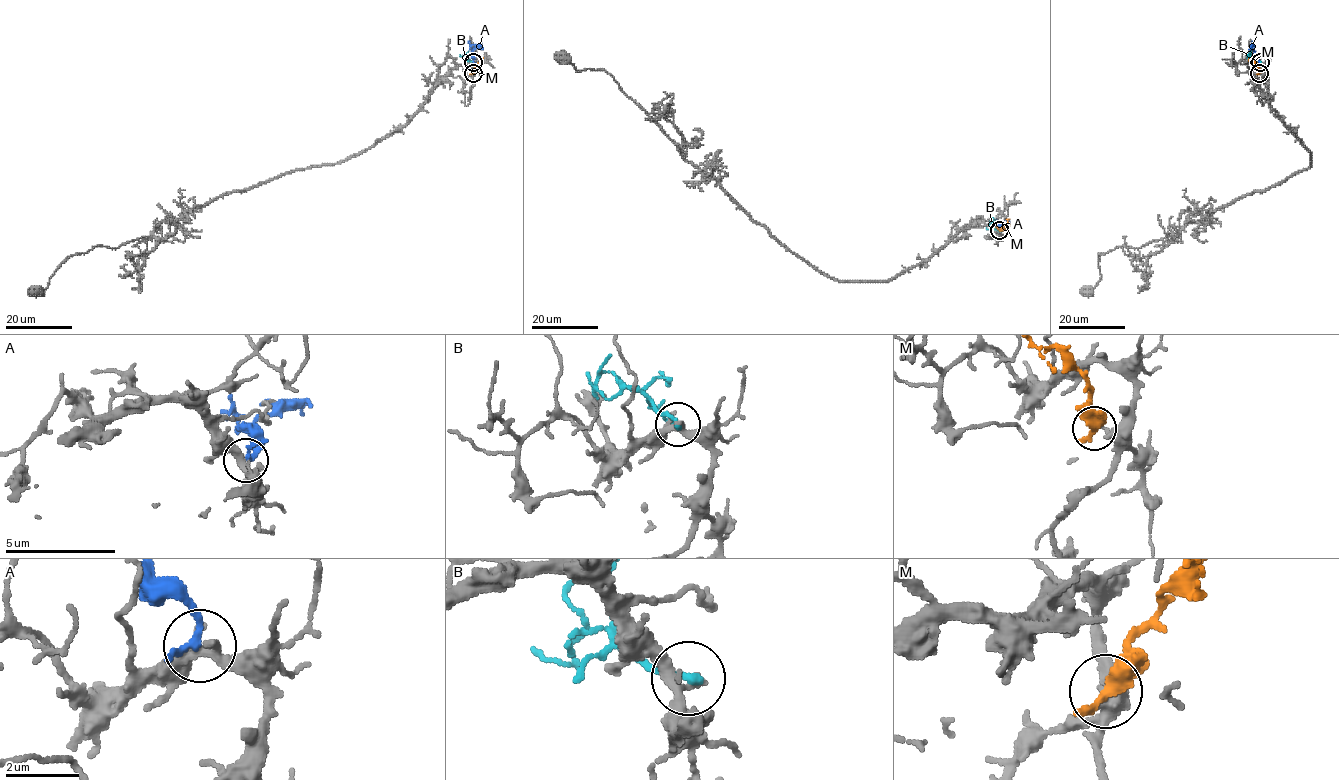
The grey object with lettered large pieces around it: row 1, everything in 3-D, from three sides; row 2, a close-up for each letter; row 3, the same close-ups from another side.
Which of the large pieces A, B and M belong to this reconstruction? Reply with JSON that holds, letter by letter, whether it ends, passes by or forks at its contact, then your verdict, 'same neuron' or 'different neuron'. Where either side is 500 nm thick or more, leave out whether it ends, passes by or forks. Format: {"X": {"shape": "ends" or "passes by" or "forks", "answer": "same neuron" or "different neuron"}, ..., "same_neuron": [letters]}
{"A": {"shape": "passes by", "answer": "different neuron"}, "B": {"shape": "ends", "answer": "different neuron"}, "M": {"shape": "passes by", "answer": "different neuron"}, "same_neuron": []}

